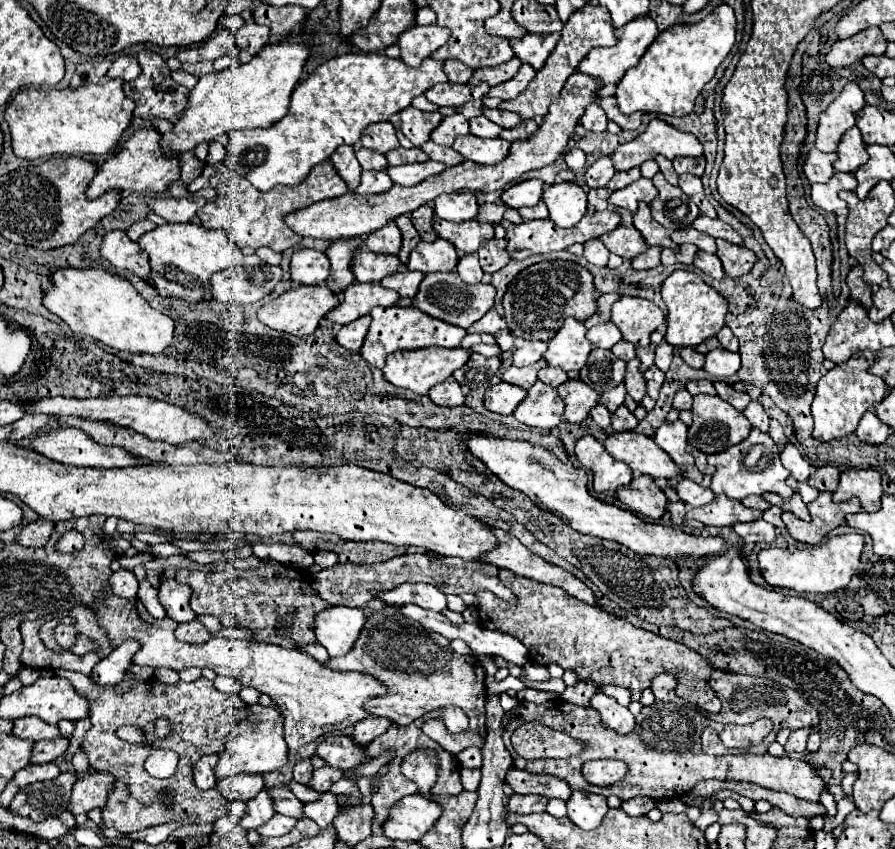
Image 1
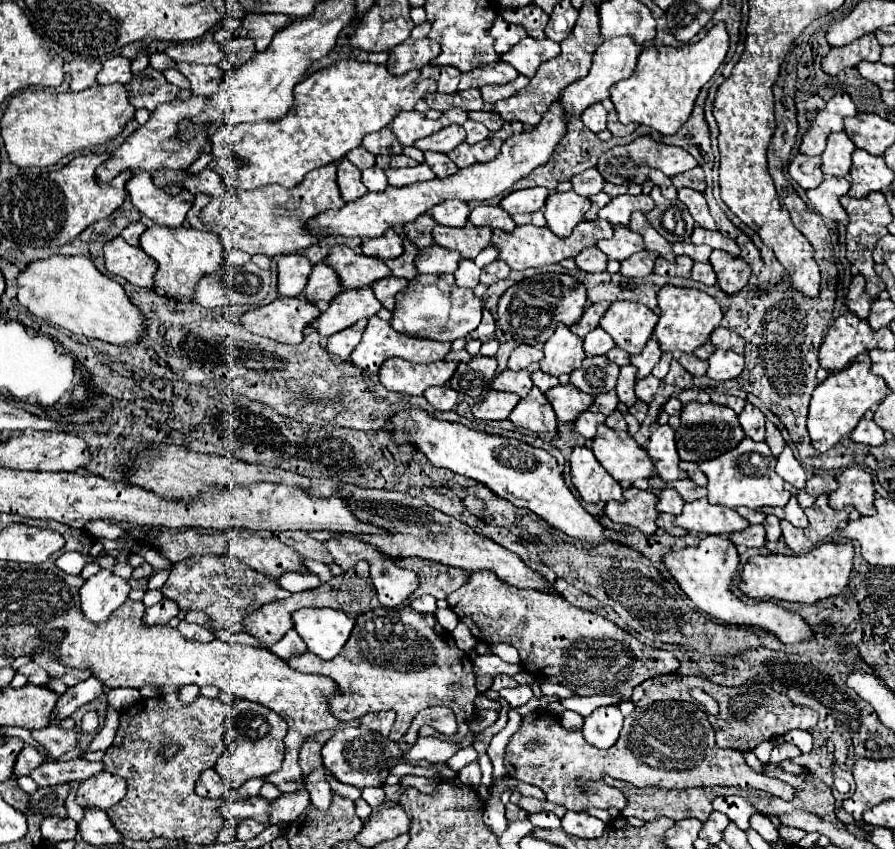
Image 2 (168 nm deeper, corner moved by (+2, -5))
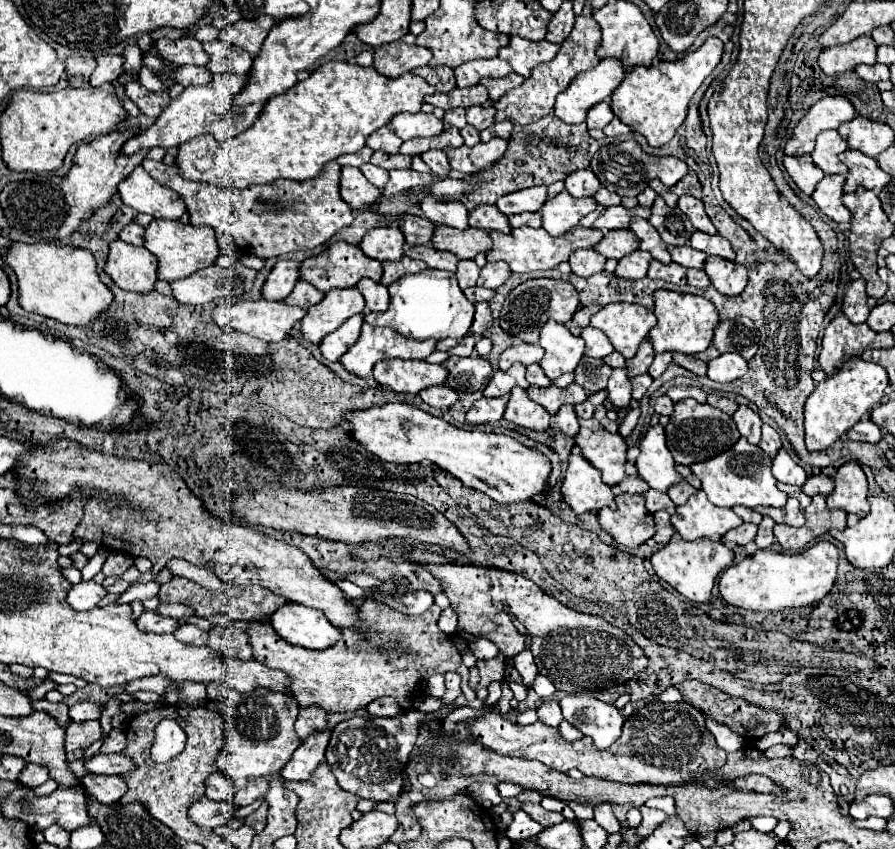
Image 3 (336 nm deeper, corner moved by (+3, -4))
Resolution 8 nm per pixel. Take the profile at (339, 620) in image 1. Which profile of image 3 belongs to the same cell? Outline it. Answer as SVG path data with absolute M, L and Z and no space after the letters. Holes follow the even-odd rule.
M295 602L281 606L271 616L271 624L281 638L309 650L327 650L343 636L343 630L333 626L321 610Z

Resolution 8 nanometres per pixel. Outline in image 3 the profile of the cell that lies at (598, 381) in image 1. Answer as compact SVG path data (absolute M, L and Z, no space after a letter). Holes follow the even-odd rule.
M583 356L579 366L575 368L575 382L581 384L587 390L587 394L595 394L607 388L607 380L611 372L613 368L609 368L601 358Z

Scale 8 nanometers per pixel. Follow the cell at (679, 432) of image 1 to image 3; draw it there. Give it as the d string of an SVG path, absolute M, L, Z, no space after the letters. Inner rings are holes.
M661 424L651 426L639 442L639 458L635 460L639 476L659 492L667 492L671 484L681 482L681 474L675 470L675 460L665 442L665 430Z

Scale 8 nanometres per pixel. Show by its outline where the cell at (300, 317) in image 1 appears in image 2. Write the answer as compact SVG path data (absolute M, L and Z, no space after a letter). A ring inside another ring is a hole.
M278 297L276 301L246 311L238 317L240 325L254 335L298 345L302 331L320 315L318 307L302 297Z

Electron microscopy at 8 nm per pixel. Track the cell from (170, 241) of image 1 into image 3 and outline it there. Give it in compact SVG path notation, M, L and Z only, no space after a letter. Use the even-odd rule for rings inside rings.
M153 220L145 228L145 248L159 262L157 280L165 280L169 284L175 280L187 278L201 268L211 266L219 254L219 246L217 246L217 238L215 238L213 228L209 228L209 226L199 228L199 226L183 224L179 220Z

